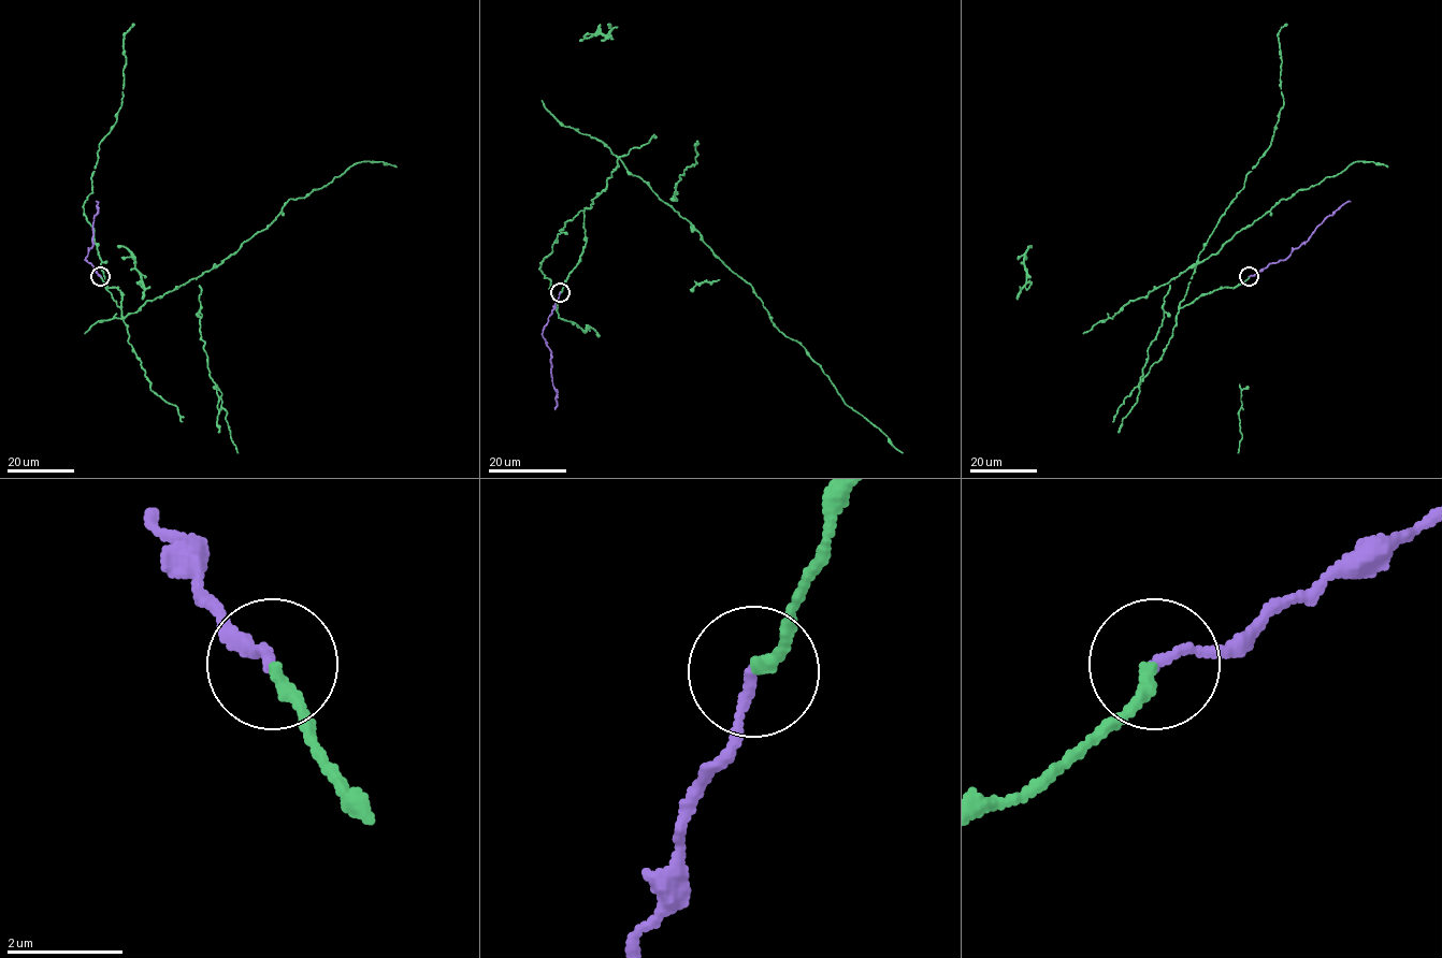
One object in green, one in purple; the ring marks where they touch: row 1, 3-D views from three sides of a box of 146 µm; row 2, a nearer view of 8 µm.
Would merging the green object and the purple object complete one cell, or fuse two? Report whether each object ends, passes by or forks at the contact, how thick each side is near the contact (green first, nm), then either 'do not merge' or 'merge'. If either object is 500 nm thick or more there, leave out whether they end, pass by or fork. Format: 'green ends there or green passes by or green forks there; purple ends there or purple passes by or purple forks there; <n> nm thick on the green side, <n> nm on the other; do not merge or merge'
green ends there; purple ends there; 220 nm thick on the green side, 160 nm on the other; merge

